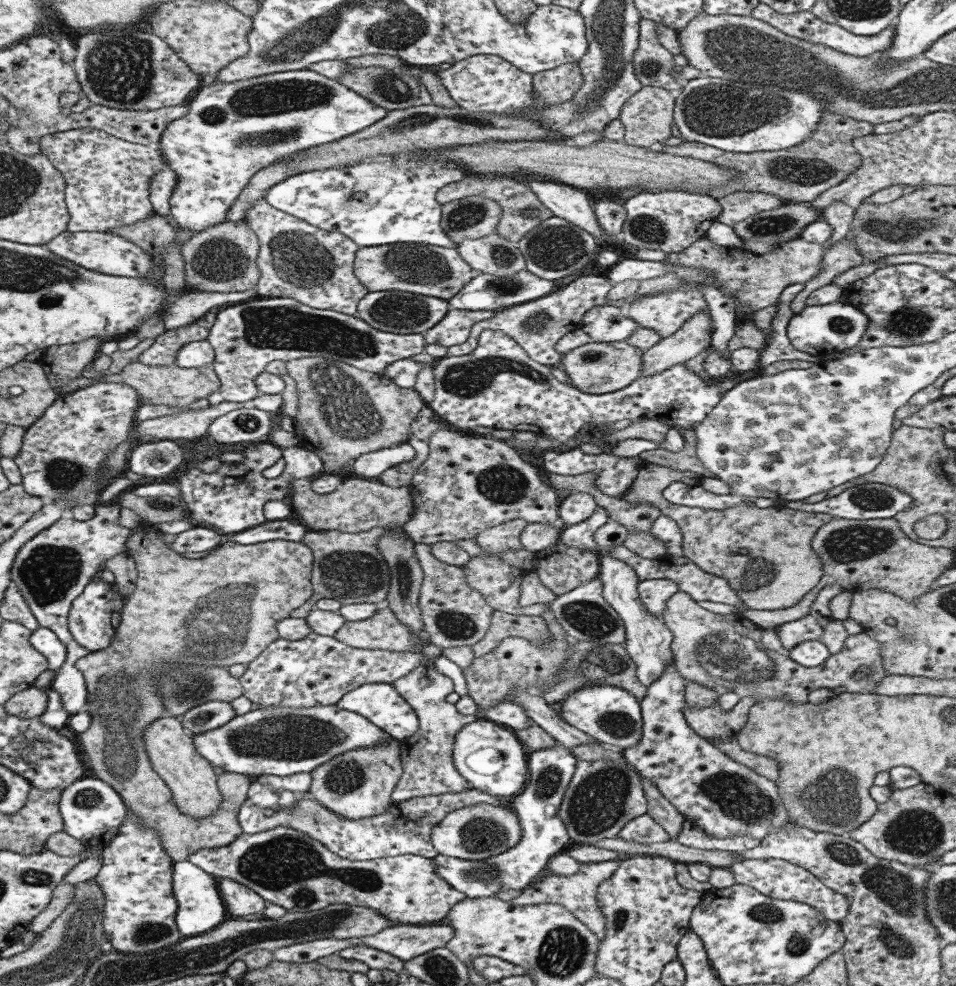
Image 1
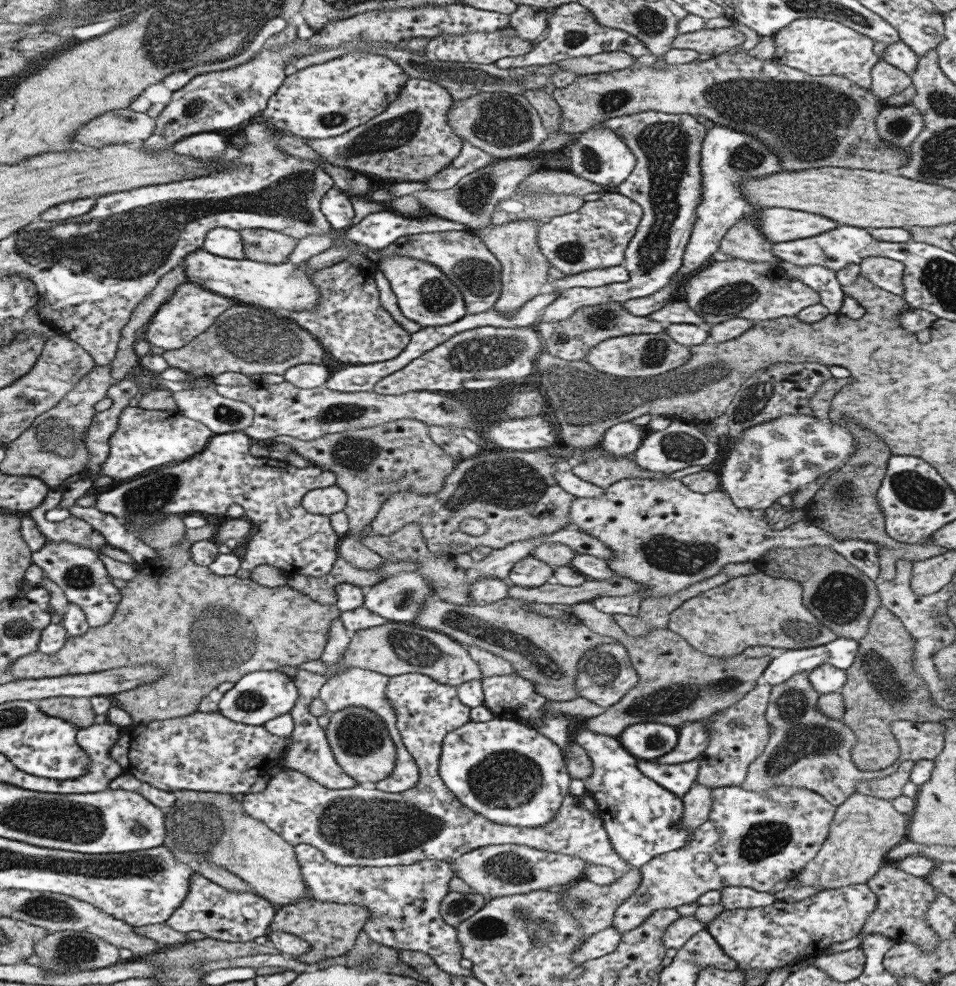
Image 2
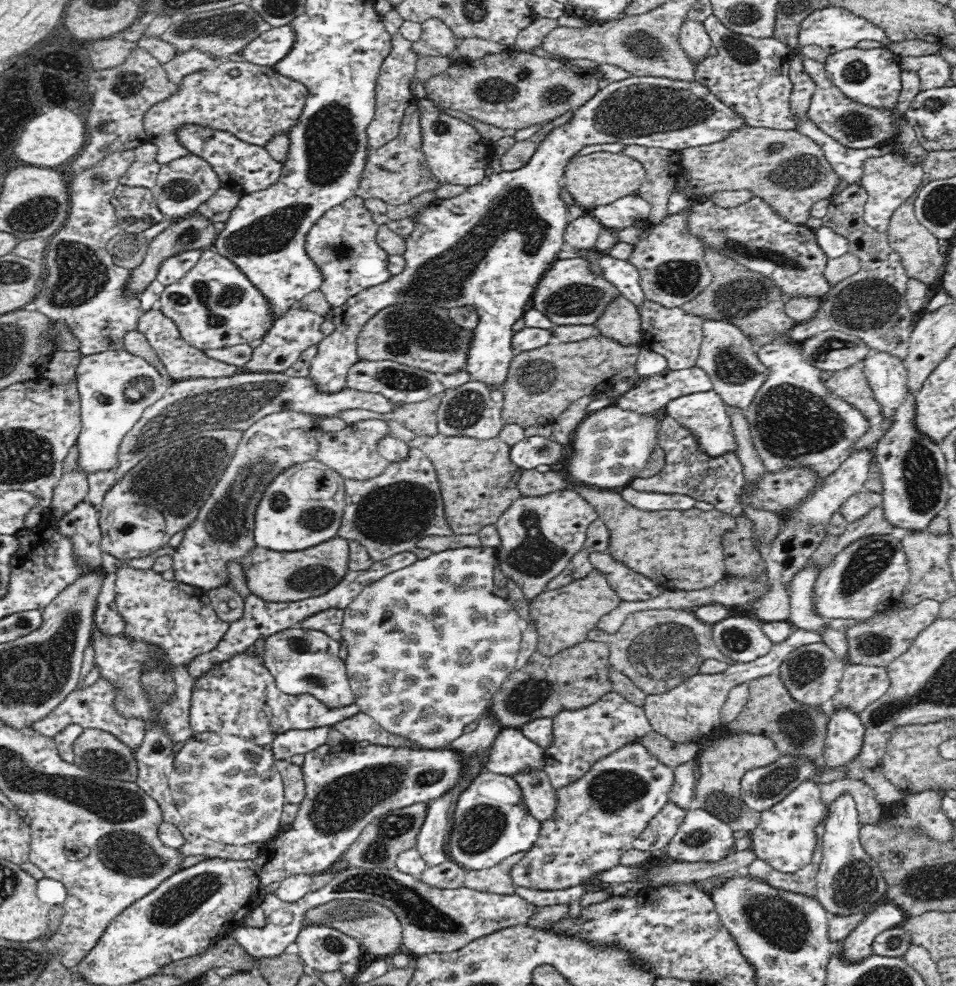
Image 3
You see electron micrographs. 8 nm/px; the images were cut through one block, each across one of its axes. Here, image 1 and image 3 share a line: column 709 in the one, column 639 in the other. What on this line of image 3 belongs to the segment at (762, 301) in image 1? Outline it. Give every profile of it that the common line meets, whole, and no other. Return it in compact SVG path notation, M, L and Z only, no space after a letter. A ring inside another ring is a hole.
M686 206L678 214L667 215L662 222L652 226L651 231L633 245L629 261L638 268L645 298L666 308L680 307L698 296L712 281L713 272L704 260L704 246L687 232Z

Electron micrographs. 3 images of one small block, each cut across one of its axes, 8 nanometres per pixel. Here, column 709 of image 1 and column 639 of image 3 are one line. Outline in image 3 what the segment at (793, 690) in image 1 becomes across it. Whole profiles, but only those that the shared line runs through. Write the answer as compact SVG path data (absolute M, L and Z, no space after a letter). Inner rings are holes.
M691 610L634 612L614 634L596 628L587 634L587 640L607 643L612 668L632 679L647 695L668 692L684 679L698 674L703 660L735 663L716 647L712 625L700 621Z

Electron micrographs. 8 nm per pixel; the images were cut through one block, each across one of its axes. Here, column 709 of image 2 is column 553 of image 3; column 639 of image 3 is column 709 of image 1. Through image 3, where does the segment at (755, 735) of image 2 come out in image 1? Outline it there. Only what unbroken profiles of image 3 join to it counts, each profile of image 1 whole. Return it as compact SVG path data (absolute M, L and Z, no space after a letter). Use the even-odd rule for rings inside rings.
M742 697L730 711L726 711L716 700L709 707L688 705L683 713L686 722L698 736L707 740L732 738L742 730L742 724L746 724L748 710L756 703L754 697Z

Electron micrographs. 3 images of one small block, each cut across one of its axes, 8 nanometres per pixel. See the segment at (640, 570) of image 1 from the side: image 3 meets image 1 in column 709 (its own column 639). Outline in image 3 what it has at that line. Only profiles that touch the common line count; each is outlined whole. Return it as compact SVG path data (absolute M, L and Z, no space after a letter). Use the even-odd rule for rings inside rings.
M589 550L589 559L622 601L650 600L664 590L656 581L616 561L607 551Z

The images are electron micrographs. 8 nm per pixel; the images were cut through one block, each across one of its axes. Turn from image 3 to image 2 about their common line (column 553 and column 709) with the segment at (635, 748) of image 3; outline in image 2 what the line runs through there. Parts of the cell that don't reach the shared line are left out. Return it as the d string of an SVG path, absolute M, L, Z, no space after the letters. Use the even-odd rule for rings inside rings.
M720 786L712 790L712 810L710 812L710 817L707 822L704 822L700 827L693 830L692 841L681 850L666 852L666 855L659 855L656 858L650 860L650 862L644 864L640 867L642 883L640 887L625 900L617 909L614 914L614 920L612 920L612 927L618 929L620 932L628 932L637 926L640 926L646 921L646 918L656 912L656 910L662 910L662 908L678 908L678 906L684 906L684 904L694 904L698 903L698 898L708 892L708 890L719 890L722 888L730 886L738 887L752 887L756 892L768 892L770 893L772 888L776 886L779 882L783 882L790 876L796 876L806 867L806 864L811 860L814 860L816 854L822 848L822 844L828 839L831 823L834 819L834 814L836 813L836 807L830 804L823 796L820 796L817 792L812 792L807 788L794 788L794 786L774 786L770 790L765 790L765 792L750 792L741 786Z

